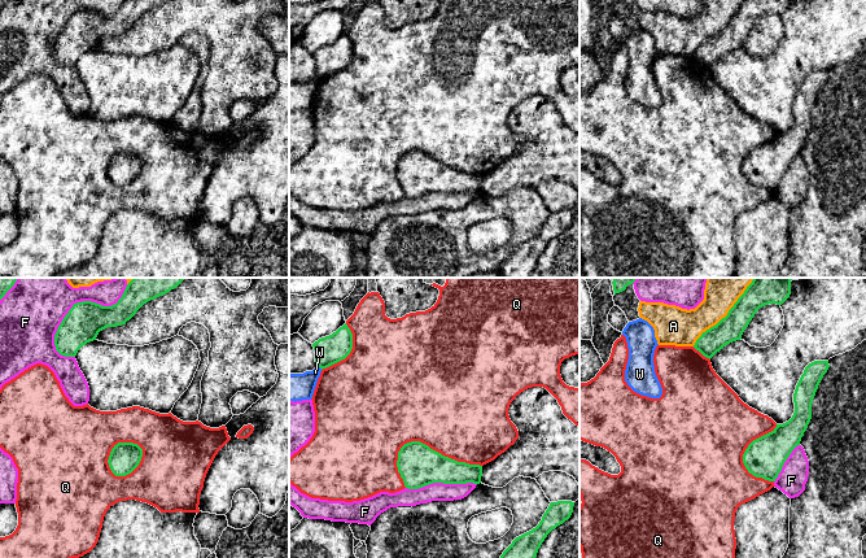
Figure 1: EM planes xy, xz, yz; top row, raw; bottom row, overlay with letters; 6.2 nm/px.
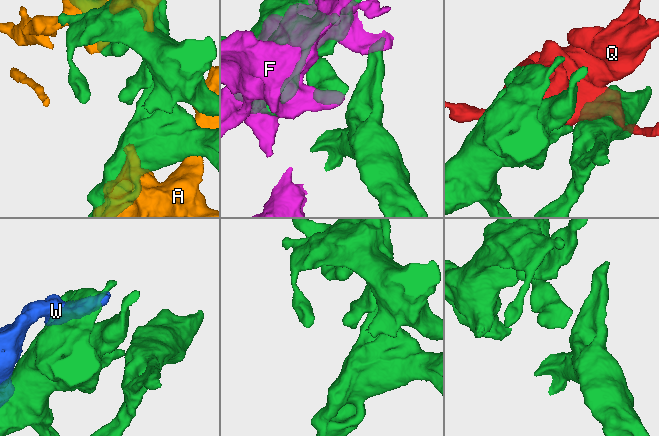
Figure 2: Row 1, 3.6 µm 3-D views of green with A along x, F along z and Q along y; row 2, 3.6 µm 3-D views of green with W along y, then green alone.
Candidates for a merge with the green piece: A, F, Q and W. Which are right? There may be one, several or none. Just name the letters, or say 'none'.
none

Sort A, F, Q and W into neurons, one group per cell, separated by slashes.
A / F / Q / W

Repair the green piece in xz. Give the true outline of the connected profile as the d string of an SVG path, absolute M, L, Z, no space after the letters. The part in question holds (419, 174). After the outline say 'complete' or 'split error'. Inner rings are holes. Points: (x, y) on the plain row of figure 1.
M411 151L401 157L397 176L408 199L419 199L433 192L480 193L482 186L482 175L458 171L420 151Z; complete

